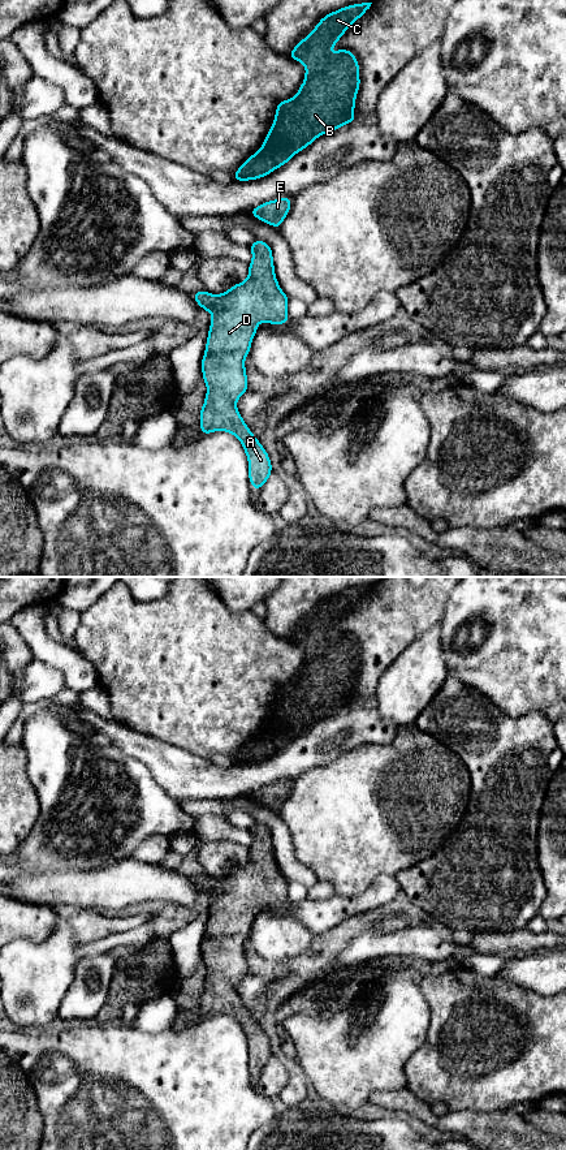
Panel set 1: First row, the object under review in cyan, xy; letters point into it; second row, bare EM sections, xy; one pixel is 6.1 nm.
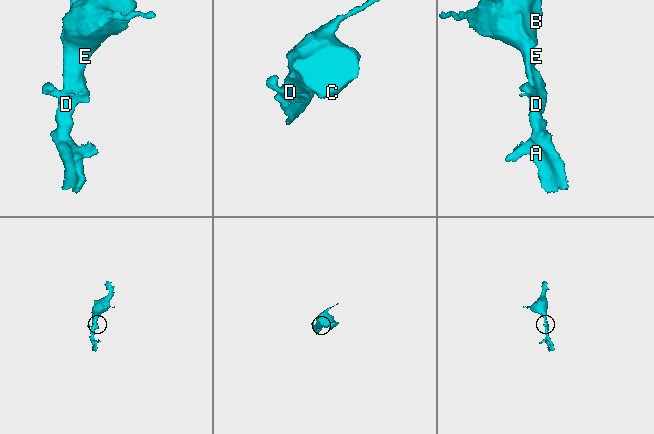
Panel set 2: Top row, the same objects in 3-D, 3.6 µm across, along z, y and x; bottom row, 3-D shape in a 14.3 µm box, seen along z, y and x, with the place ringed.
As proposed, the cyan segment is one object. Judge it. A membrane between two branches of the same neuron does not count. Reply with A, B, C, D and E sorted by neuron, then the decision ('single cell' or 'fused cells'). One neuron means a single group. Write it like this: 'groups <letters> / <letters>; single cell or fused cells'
groups A B C D E; single cell

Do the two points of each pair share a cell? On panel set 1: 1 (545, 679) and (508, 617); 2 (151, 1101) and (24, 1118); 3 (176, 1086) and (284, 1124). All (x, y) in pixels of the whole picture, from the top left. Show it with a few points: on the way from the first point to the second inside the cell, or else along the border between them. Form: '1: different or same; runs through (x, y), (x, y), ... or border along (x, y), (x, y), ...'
1: same; runs through (545, 663), (518, 633)
2: different; border along (31, 1086), (42, 1116), (43, 1136)
3: different; border along (280, 1106), (277, 1112), (250, 1136)

